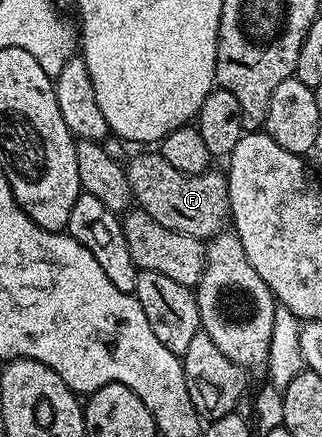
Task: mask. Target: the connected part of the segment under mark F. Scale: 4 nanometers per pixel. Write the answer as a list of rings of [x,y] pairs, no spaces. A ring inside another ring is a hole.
[[[144,150],[141,156],[136,156],[132,161],[129,159],[126,164],[132,199],[154,222],[162,222],[170,230],[178,234],[186,234],[198,238],[202,242],[207,241],[220,232],[225,231],[230,220],[230,209],[228,206],[228,178],[223,171],[209,170],[197,176],[182,174],[182,170],[174,170],[166,158],[162,158],[159,151]]]

